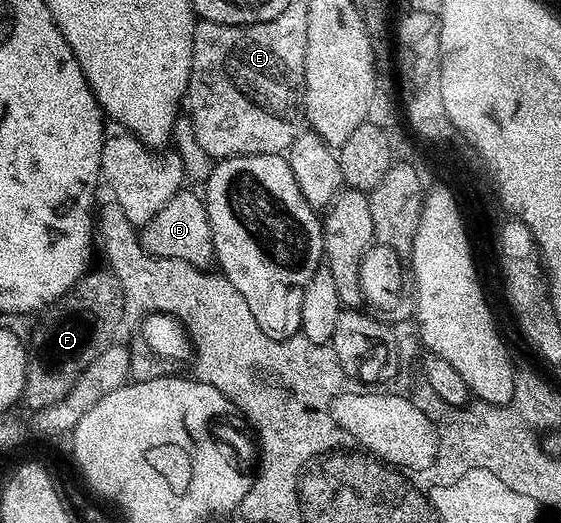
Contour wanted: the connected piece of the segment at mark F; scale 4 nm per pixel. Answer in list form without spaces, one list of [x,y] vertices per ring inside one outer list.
[[[109,269],[102,271],[87,270],[69,295],[62,296],[56,305],[45,308],[42,320],[38,323],[38,328],[28,335],[28,358],[26,361],[26,384],[22,390],[21,402],[33,408],[43,408],[44,406],[56,405],[56,401],[63,399],[76,385],[80,373],[104,353],[104,349],[115,342],[114,334],[118,331],[118,326],[124,323],[124,297],[116,277]]]

